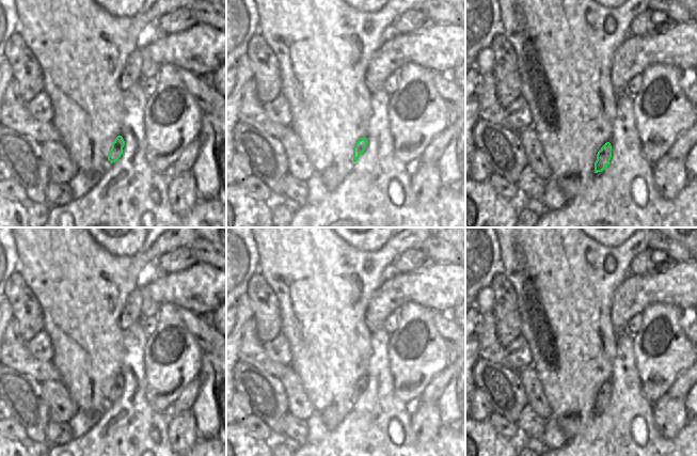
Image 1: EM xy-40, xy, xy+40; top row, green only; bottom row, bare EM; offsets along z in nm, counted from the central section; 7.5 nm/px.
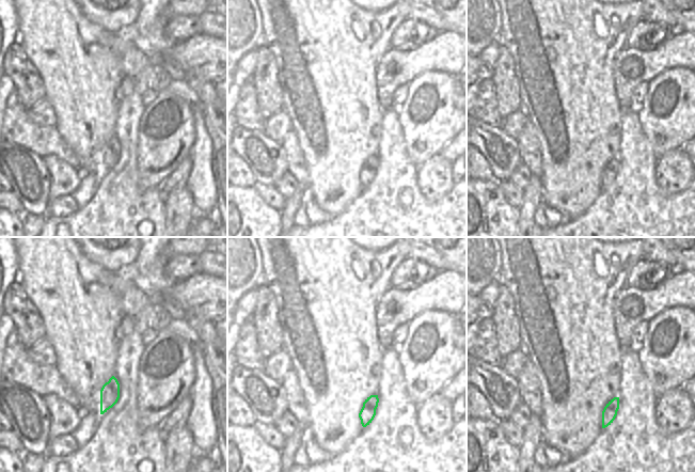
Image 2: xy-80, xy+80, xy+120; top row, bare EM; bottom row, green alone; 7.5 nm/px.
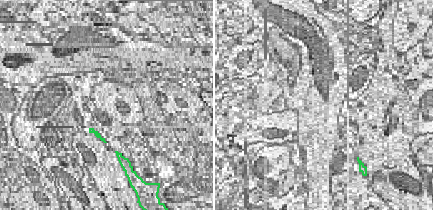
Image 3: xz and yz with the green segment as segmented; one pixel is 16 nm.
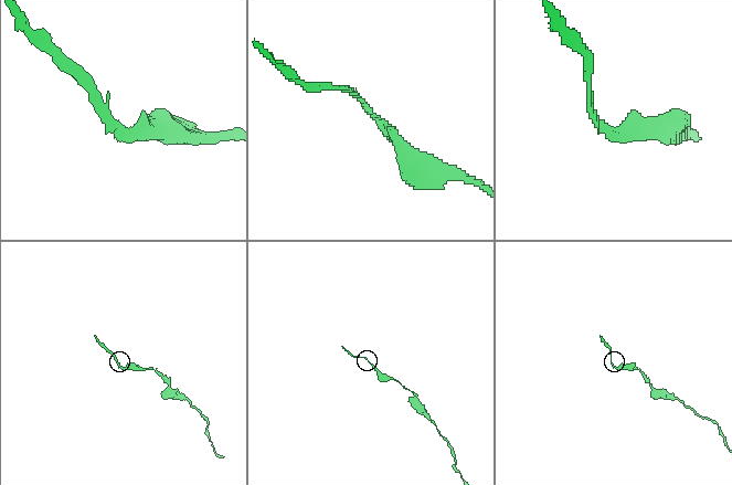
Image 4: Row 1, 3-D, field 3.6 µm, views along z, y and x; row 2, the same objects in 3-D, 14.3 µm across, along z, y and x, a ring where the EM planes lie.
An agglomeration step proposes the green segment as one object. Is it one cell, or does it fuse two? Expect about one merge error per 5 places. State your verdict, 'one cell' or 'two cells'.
one cell

